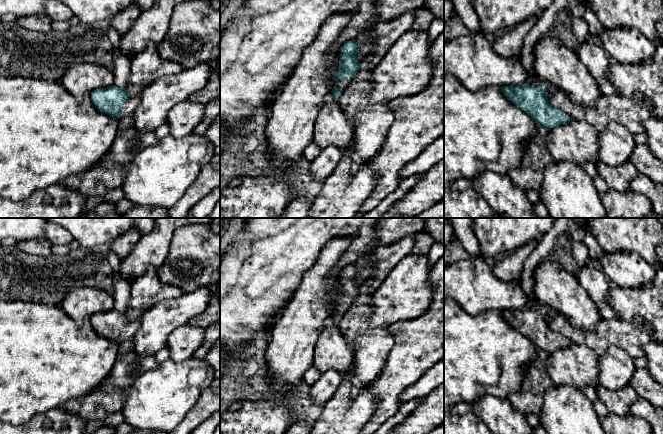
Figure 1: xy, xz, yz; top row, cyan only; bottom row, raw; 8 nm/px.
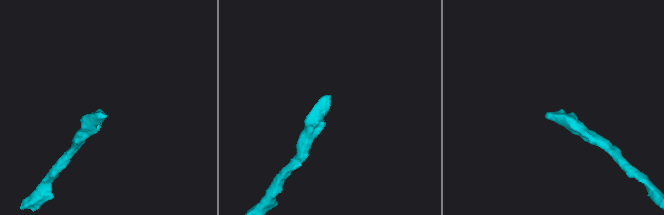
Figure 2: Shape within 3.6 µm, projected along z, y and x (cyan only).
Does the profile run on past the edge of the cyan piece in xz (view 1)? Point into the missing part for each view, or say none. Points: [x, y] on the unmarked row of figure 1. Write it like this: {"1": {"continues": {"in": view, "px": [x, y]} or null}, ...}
{"1": {"continues": {"in": "xz", "px": [342, 308]}}}

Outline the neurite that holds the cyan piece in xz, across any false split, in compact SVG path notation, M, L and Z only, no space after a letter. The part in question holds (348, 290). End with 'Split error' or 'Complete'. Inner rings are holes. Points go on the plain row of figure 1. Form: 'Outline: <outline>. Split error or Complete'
Outline: M353 264L347 265L341 272L339 279L339 290L333 303L334 309L331 317L338 322L350 308L350 304L354 301L362 289L356 283L357 266Z. Split error

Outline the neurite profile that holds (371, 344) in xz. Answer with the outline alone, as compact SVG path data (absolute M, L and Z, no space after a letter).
M362 290L346 314L337 322L342 335L354 349L350 383L352 394L360 393L382 374L394 339L387 325L372 326L373 293Z

